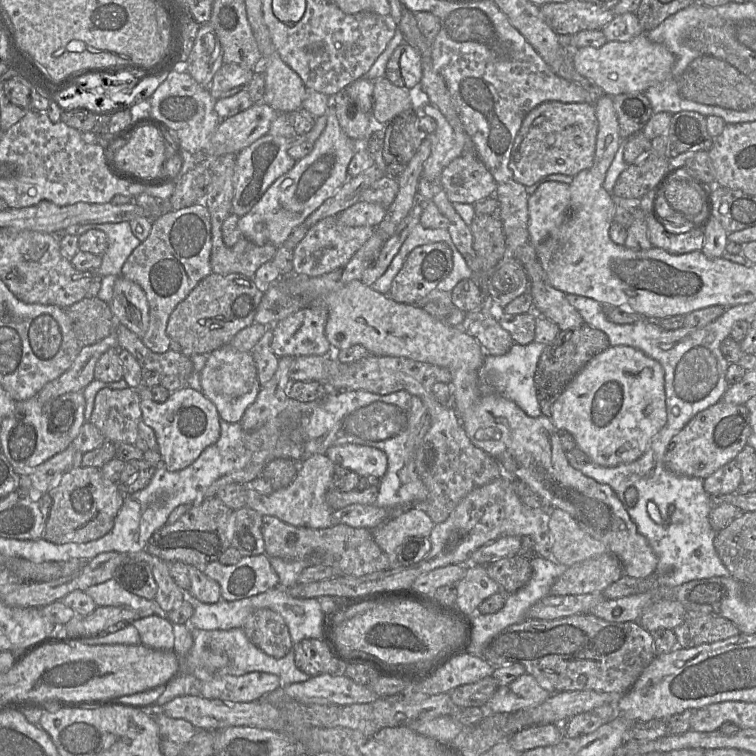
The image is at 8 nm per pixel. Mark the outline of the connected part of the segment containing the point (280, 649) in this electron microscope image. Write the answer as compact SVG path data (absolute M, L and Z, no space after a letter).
M268 608L253 612L245 620L242 629L253 644L277 659L286 656L294 646L283 617Z

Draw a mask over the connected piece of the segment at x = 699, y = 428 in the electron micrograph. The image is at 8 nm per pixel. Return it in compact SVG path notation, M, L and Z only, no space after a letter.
M720 400L695 415L671 439L664 455L664 465L675 474L705 479L720 467L734 460L748 445L750 434L749 411L746 406Z

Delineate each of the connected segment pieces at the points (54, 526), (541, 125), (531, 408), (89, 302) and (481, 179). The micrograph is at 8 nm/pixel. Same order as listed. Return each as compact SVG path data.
M81 465L64 473L57 484L48 491L48 494L51 498L51 506L45 520L43 538L54 544L85 543L101 538L113 528L116 515L125 497L117 483L110 482L103 477L100 468L82 467Z
M547 101L532 109L522 121L511 152L509 167L516 182L530 187L551 174L575 176L592 166L598 121L593 103Z
M532 341L526 345L514 343L504 355L486 354L479 372L481 393L497 393L515 402L529 417L537 418L541 416L542 413L536 397L534 374L544 348L545 345Z
M85 297L66 309L81 347L90 346L114 333L116 320L110 305L98 297Z
M465 152L442 171L439 186L452 203L475 204L495 195L497 184L485 164L473 152Z

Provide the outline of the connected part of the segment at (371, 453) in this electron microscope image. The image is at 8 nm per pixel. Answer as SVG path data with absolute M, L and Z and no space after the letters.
M342 444L327 449L325 455L336 465L359 476L383 478L387 471L387 457L377 448L357 444Z

